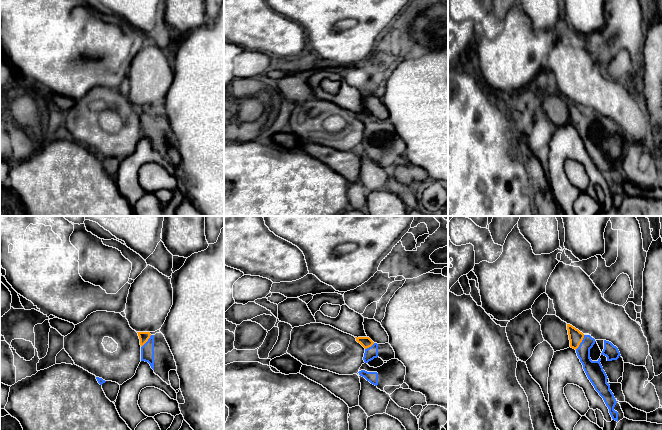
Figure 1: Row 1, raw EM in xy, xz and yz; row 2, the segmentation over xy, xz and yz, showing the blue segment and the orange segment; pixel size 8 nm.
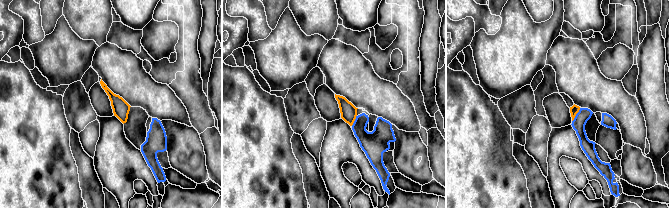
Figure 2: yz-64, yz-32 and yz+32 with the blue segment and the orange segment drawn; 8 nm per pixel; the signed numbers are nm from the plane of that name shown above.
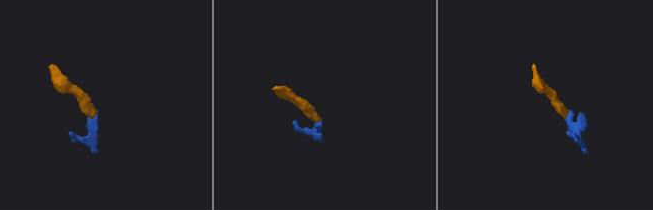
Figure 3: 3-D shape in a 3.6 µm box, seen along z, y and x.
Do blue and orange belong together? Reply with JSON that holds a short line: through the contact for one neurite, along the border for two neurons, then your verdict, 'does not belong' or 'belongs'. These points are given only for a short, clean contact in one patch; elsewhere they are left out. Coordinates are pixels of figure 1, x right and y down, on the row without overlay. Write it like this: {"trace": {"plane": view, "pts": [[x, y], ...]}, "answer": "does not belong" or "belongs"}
{"trace": {"plane": "yz", "pts": [[593, 145], [584, 133], [581, 118], [575, 112]]}, "answer": "belongs"}

